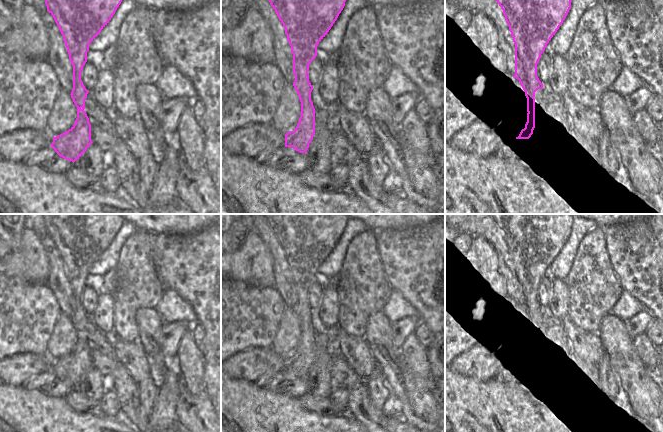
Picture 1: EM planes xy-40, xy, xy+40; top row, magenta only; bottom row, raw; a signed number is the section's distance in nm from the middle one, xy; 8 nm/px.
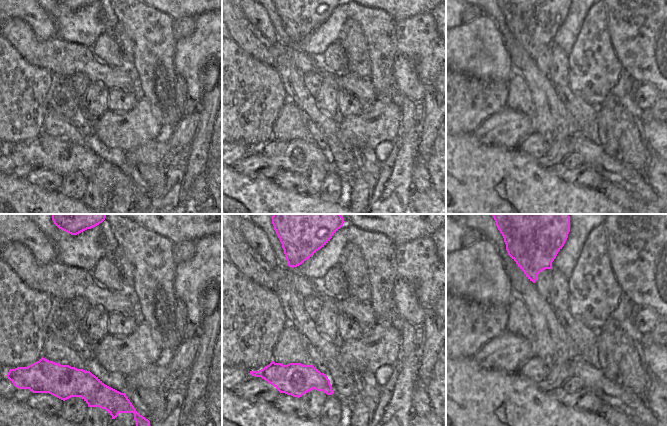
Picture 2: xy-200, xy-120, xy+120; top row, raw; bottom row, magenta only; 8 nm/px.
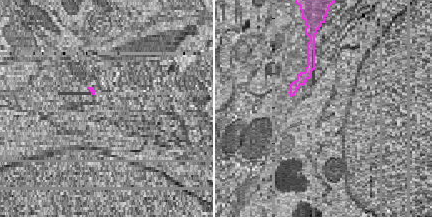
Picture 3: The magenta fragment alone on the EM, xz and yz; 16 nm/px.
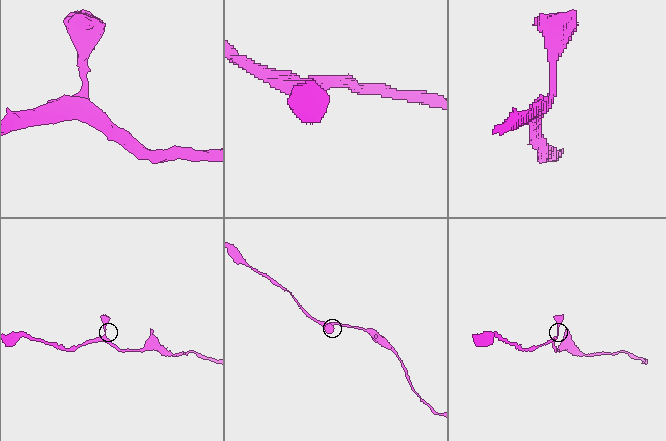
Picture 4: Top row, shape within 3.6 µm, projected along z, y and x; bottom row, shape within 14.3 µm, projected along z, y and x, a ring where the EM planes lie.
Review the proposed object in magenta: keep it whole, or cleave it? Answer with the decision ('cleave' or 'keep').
keep

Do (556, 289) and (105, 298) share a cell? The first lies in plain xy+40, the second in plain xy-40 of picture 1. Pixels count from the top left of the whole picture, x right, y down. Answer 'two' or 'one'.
one

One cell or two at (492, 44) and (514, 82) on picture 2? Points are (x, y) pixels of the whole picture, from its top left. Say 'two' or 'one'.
two

